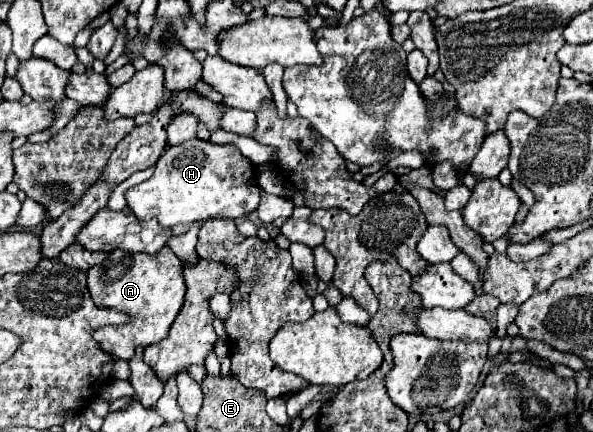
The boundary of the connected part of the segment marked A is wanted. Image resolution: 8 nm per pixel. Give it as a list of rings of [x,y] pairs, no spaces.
[[[167,246],[157,254],[115,250],[101,266],[97,264],[87,270],[87,288],[97,308],[113,308],[131,318],[129,326],[101,326],[93,332],[93,340],[107,354],[117,360],[129,360],[133,356],[133,348],[145,348],[167,336],[185,298],[183,264]]]

